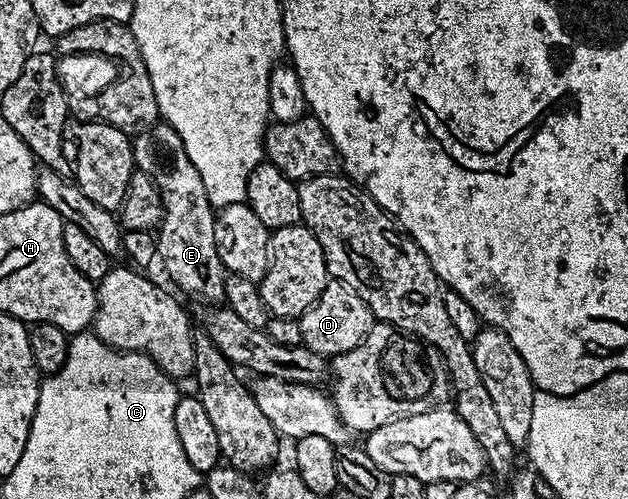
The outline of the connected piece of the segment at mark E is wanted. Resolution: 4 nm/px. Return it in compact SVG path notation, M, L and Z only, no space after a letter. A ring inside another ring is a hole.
M158 120L145 132L133 135L134 165L158 185L162 197L162 220L156 227L157 261L166 274L186 294L195 294L206 304L218 304L224 299L226 265L216 252L214 235L215 207L210 205L204 182L184 152L178 133L167 122Z

